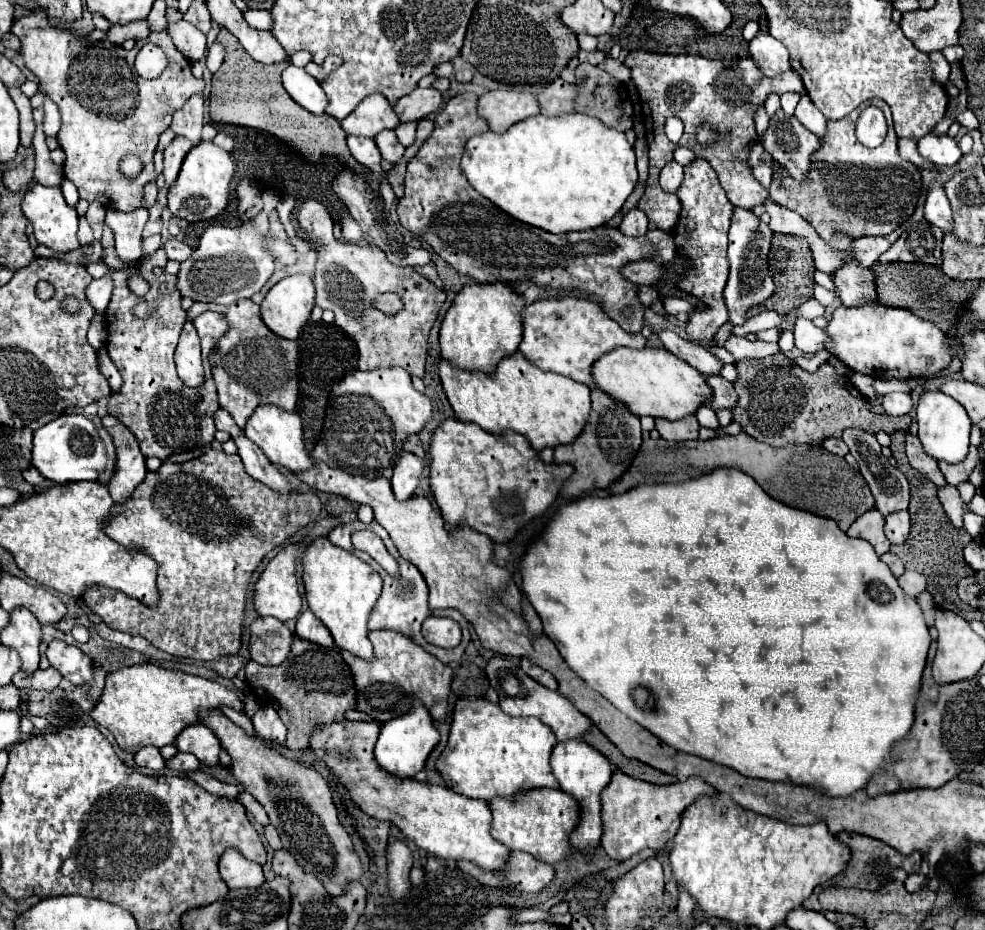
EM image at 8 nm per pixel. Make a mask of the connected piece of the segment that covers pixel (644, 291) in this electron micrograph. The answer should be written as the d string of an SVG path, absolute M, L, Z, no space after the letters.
M637 285L638 288L638 297L640 301L647 307L651 306L651 304L655 301L662 300L660 294L649 286Z

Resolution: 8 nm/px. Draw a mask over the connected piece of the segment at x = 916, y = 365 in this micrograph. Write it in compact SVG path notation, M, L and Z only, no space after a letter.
M866 304L860 308L838 306L826 332L832 338L830 352L848 368L880 380L934 378L952 362L946 334L928 320L918 318L910 310L888 308L882 304Z

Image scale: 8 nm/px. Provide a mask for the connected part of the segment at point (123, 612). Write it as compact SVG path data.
M208 450L196 460L184 464L164 462L156 472L148 472L144 482L134 490L126 504L116 504L104 524L104 532L126 548L140 550L158 562L158 610L146 610L140 602L124 594L98 594L90 590L84 602L102 616L102 620L120 632L142 636L156 648L192 660L216 660L218 656L238 654L242 646L242 618L246 614L246 592L252 572L262 558L294 536L300 528L314 522L322 510L322 502L314 492L280 494L266 484L254 480L242 466L238 454Z

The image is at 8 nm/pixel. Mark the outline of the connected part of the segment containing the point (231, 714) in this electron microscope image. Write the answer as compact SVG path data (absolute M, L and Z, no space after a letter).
M220 708L222 710L222 714L224 716L228 716L236 726L240 726L246 734L250 734L250 736L254 736L254 728L252 728L252 722L250 722L250 718L246 716L246 714L242 714L242 712L236 712L236 710L230 710L230 708Z

